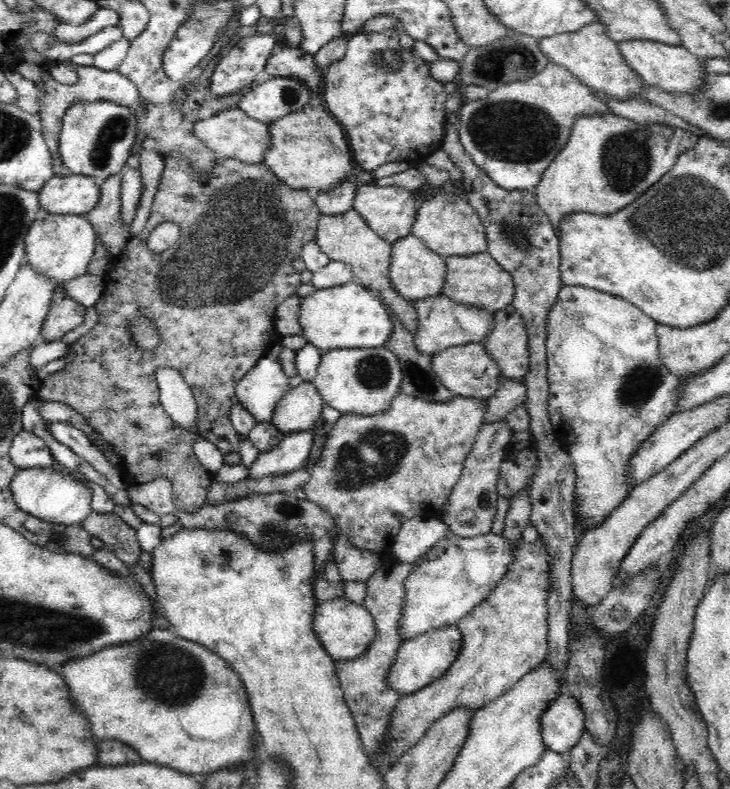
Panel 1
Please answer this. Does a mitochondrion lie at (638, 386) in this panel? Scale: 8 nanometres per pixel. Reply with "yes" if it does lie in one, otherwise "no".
yes

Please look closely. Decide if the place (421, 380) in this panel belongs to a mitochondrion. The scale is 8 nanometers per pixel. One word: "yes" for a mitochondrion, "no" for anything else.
yes

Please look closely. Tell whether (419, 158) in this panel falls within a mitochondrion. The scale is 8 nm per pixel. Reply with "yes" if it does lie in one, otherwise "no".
no

